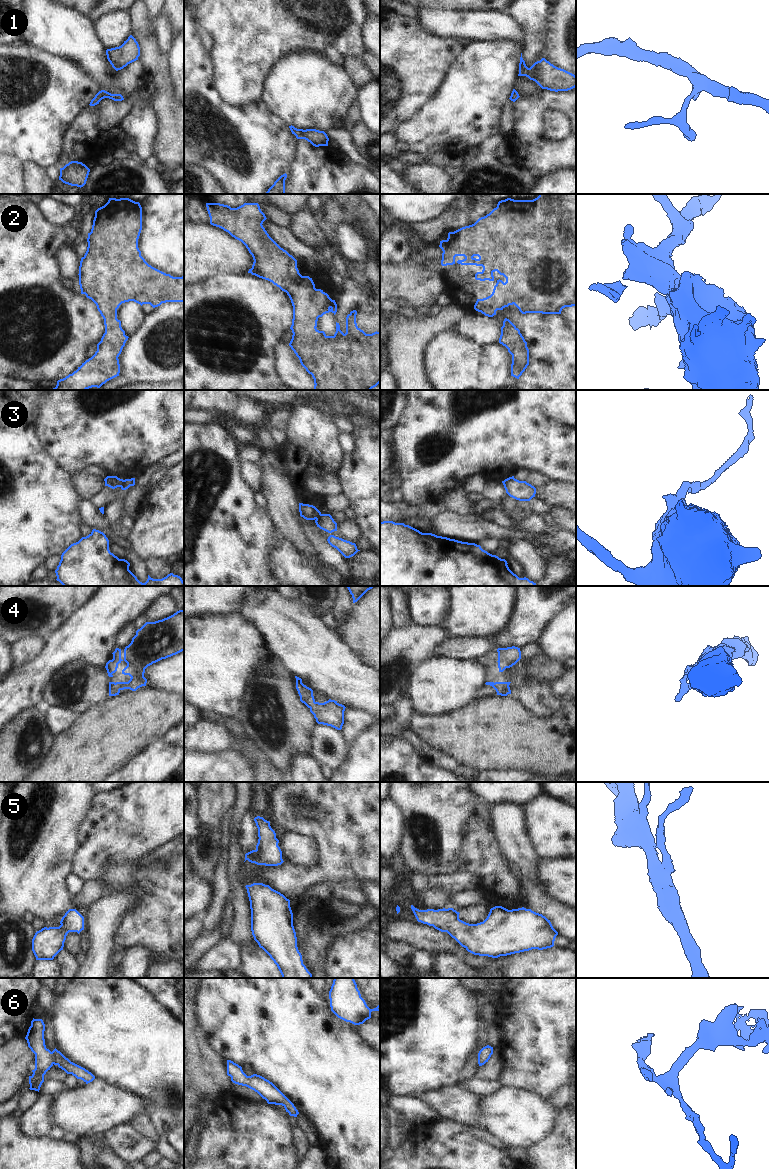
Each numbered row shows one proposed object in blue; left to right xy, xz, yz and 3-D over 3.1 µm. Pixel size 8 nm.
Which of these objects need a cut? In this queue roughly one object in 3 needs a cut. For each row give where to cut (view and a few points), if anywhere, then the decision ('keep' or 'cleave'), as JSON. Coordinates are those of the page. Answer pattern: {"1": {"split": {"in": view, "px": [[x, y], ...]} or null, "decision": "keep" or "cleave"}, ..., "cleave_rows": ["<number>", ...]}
{"1": {"split": null, "decision": "keep"}, "2": {"split": null, "decision": "keep"}, "3": {"split": {"in": "xy", "px": [[124, 480], [120, 486]]}, "decision": "cleave"}, "4": {"split": null, "decision": "keep"}, "5": {"split": null, "decision": "keep"}, "6": {"split": null, "decision": "keep"}, "cleave_rows": ["3"]}

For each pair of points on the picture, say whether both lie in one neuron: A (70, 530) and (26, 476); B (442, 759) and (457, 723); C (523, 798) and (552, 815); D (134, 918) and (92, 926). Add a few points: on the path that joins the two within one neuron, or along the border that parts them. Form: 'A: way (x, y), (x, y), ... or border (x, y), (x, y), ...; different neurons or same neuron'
A: way (57, 517), (29, 489); same neuron
B: border (441, 751), (444, 754); different neurons
C: border (545, 793), (537, 796), (524, 806); different neurons
D: border (134, 902), (120, 923), (114, 936), (114, 944); different neurons

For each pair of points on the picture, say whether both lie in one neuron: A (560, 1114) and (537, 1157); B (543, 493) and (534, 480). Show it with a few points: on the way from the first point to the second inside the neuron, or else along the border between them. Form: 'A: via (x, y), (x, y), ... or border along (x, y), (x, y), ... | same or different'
A: via (560, 1125), (560, 1134), (548, 1146) | same
B: border along (552, 481), (536, 489) | different

